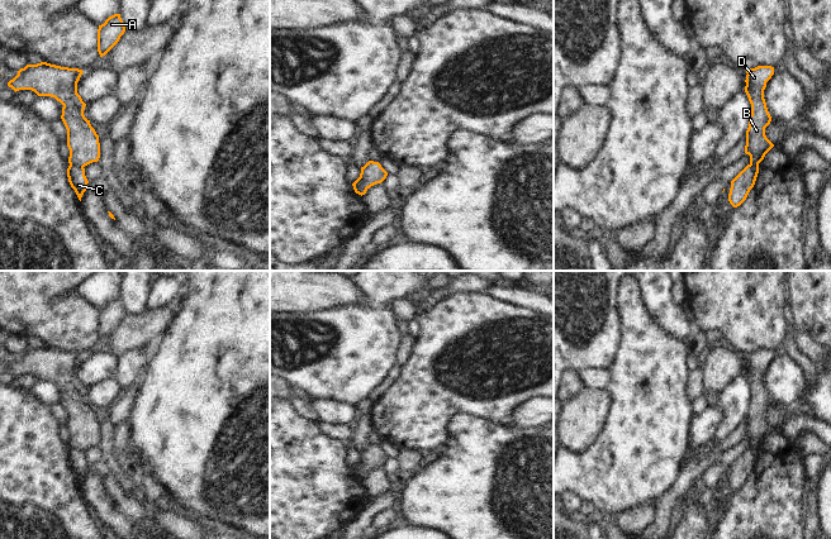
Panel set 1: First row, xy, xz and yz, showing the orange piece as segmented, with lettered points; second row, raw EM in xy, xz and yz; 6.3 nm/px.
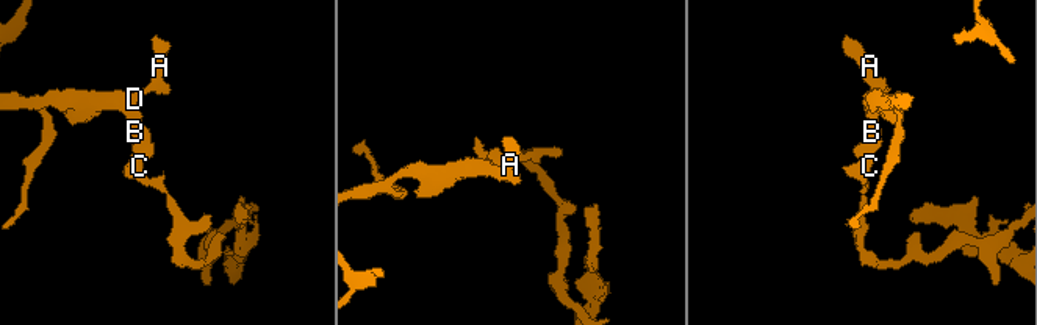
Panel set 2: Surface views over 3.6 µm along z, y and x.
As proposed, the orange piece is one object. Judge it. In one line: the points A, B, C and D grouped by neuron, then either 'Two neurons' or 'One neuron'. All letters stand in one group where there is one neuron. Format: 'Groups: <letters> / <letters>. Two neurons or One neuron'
Groups: A B D / C. Two neurons

